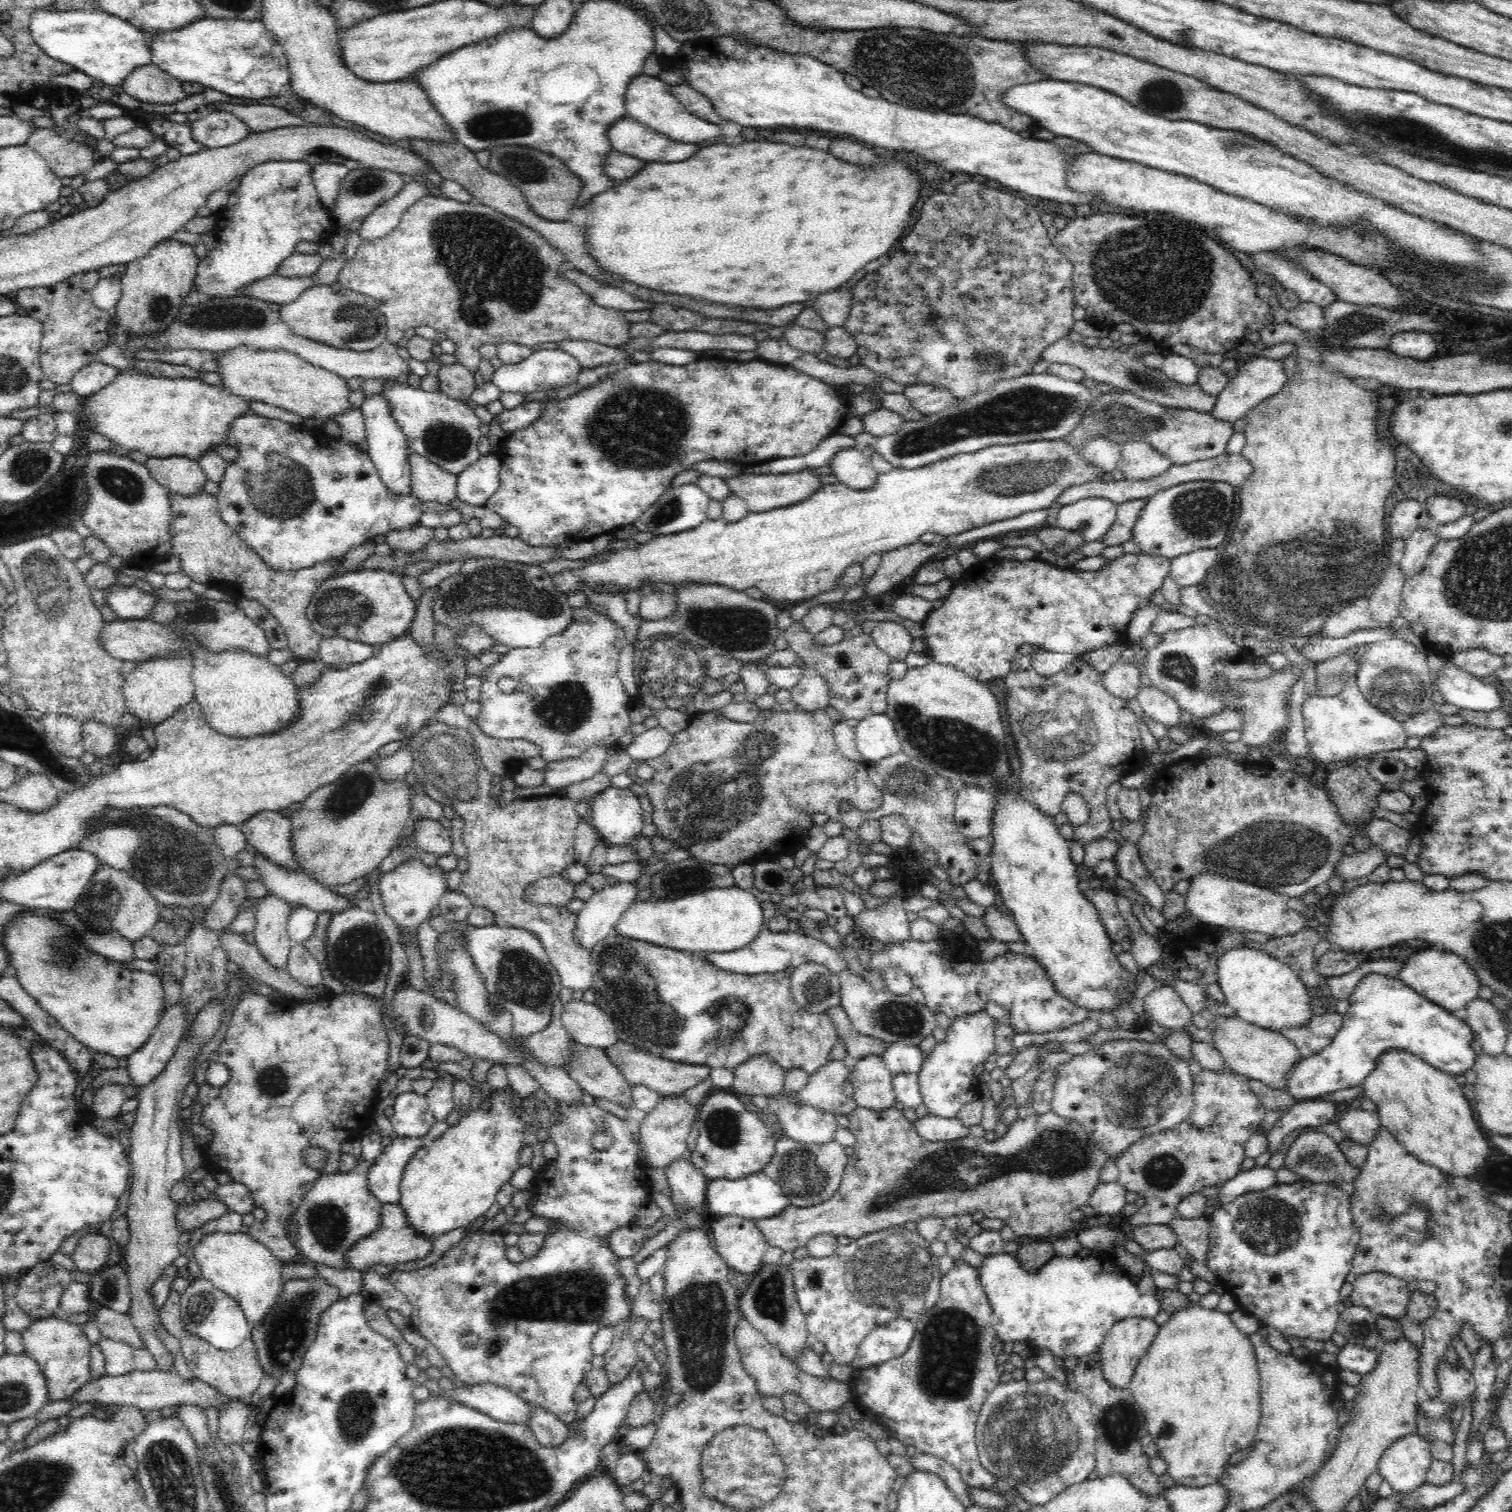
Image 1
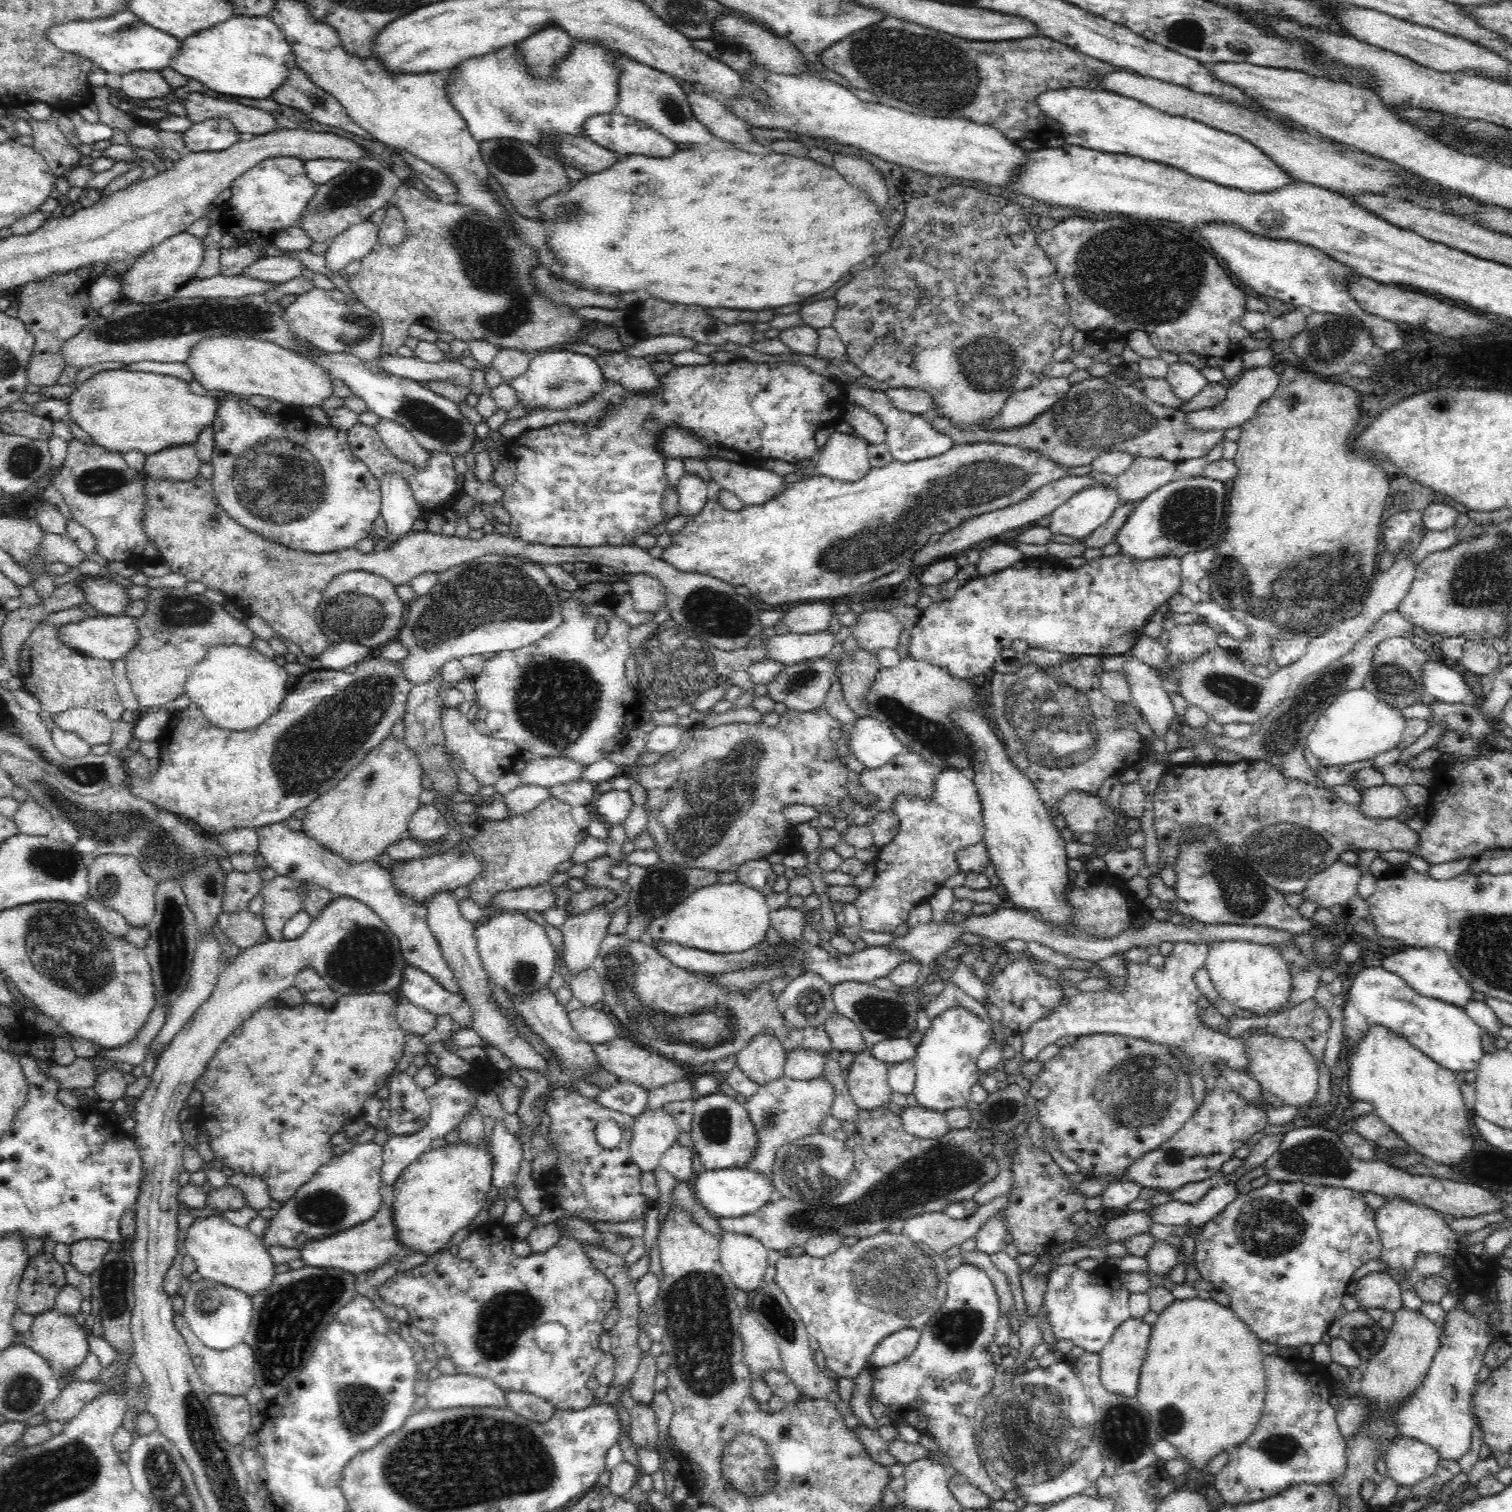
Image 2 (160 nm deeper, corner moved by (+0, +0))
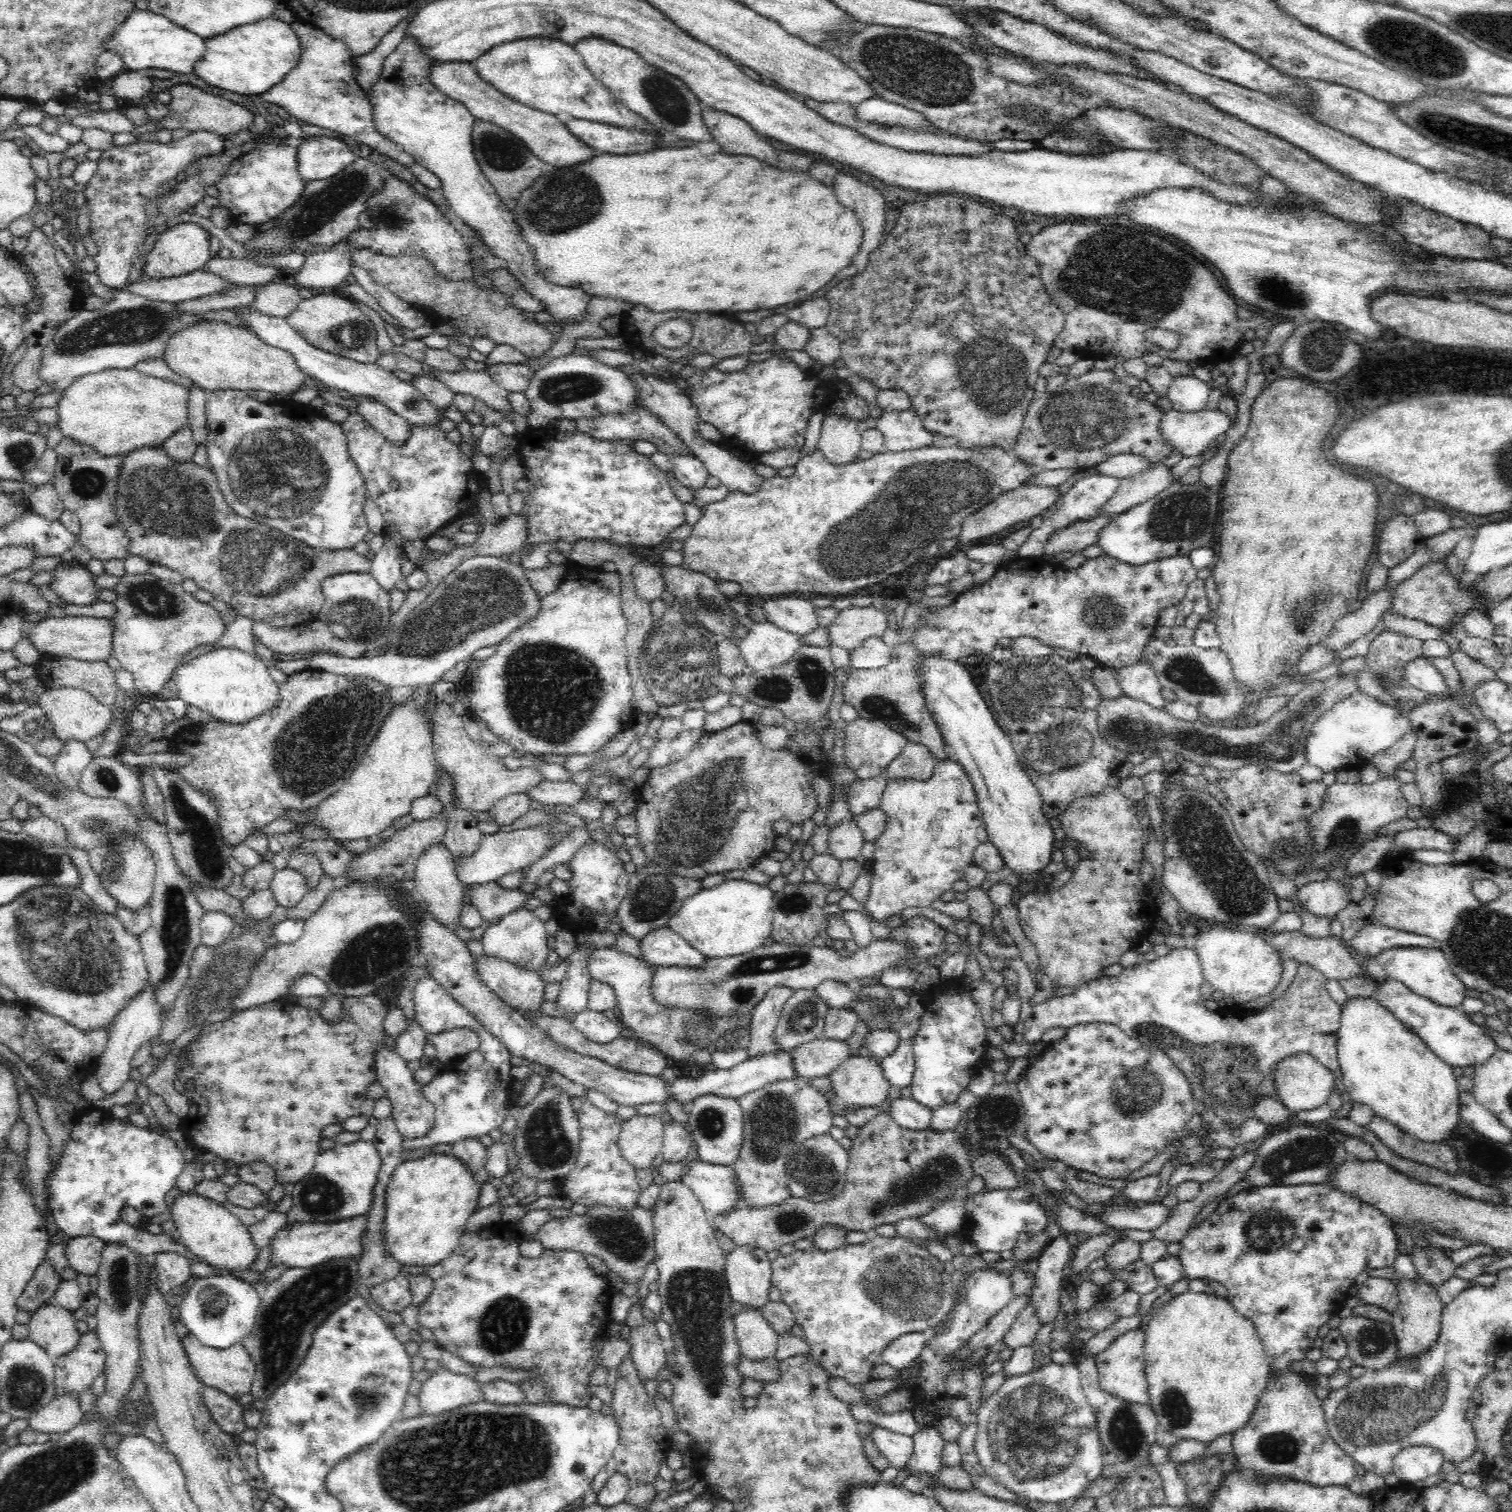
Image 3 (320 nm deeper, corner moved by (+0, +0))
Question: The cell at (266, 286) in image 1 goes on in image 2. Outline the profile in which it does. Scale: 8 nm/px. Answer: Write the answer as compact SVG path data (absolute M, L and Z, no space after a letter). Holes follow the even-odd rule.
M218 273L212 277L194 278L182 284L170 298L240 298L272 288L274 283L254 280L250 277L224 276Z

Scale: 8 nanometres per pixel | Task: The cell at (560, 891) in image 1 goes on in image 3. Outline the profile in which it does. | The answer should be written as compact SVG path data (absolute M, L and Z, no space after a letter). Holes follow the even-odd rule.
M497 882L466 886L470 889L470 906L474 906L487 924L492 918L502 918L505 914L520 909L527 896L520 889L509 890Z

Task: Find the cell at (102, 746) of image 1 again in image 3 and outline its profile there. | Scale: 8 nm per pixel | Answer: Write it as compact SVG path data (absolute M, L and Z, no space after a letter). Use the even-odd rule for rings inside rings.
M50 688L42 696L39 701L45 716L51 720L55 735L60 740L74 739L80 742L86 742L94 736L98 736L100 732L104 732L106 727L112 720L111 707L104 706L98 702L89 692L81 688Z

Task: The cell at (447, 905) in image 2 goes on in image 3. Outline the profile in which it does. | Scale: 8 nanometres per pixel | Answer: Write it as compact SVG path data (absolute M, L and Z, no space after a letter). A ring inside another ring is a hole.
M439 842L438 845L430 846L430 849L421 855L417 863L413 884L416 891L418 891L418 896L424 901L428 912L436 920L447 922L452 930L456 926L460 928L460 913L463 911L465 896L463 889L466 886L456 875L456 858L454 858L450 850L442 842Z

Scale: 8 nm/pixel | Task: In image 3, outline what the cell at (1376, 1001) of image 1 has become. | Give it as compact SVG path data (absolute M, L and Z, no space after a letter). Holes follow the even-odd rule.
M1388 979L1380 985L1380 990L1373 996L1386 1010L1389 1010L1402 1024L1415 1032L1434 1054L1438 1055L1451 1067L1480 1066L1486 1062L1498 1049L1496 1041L1490 1037L1480 1025L1466 1017L1461 1009L1440 1006L1422 995L1416 994L1404 984Z

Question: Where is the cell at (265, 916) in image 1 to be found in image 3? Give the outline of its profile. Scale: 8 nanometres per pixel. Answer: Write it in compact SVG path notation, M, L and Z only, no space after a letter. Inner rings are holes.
M288 866L277 870L269 888L278 905L286 908L294 907L310 891L302 873Z

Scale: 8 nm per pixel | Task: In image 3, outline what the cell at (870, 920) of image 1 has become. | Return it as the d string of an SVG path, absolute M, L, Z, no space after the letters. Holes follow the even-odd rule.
M953 757L938 760L930 778L926 778L926 780L914 780L913 778L888 780L878 807L885 811L886 827L882 832L882 835L873 842L876 849L874 852L874 858L870 861L872 890L870 890L870 896L868 896L868 902L866 902L866 912L868 912L872 918L876 918L878 922L882 922L882 920L886 920L886 918L890 918L890 916L898 914L901 910L908 907L930 908L933 904L939 903L941 897L946 892L953 890L956 881L964 879L966 868L974 860L974 850L976 850L980 844L989 840L983 816L979 809L979 804L977 803L977 794L975 793L975 788L973 787L971 778L966 774L964 768L960 766L960 763Z

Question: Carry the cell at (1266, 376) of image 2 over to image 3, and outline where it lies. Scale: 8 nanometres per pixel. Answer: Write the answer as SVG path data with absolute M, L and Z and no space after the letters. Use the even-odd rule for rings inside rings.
M1170 409L1162 411L1159 432L1162 439L1166 443L1170 443L1172 451L1176 450L1182 457L1190 458L1190 456L1198 456L1204 452L1210 444L1215 443L1220 435L1224 435L1232 425L1233 422L1227 414L1220 412L1219 409L1215 411L1204 409L1197 413L1178 412Z

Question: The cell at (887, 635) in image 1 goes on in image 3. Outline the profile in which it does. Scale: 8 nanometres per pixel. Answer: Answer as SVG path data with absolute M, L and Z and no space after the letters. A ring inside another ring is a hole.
M872 605L838 610L834 621L824 626L830 643L828 647L851 651L861 646L870 636L881 638L886 630L886 623L886 614Z

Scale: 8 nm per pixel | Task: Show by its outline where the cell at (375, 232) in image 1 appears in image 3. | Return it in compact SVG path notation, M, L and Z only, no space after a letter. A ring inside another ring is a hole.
M340 241L331 250L308 252L302 266L293 275L294 286L314 292L319 288L338 288L351 273L354 251L354 247Z

